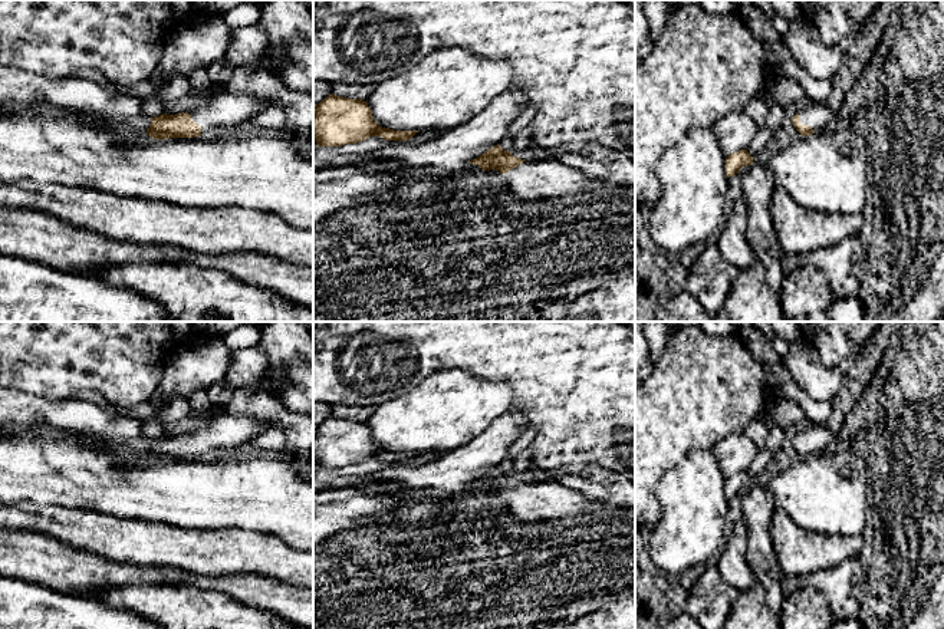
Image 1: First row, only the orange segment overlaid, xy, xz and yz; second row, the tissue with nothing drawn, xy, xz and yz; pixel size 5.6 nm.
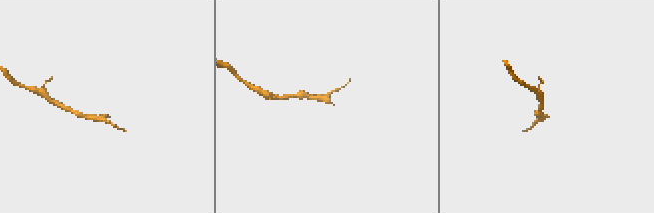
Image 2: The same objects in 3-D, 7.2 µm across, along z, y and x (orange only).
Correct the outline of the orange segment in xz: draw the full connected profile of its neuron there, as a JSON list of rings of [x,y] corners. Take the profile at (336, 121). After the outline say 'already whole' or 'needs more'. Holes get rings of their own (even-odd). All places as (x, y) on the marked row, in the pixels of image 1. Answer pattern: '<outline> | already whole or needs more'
[[[329,95],[313,108],[313,134],[318,146],[342,146],[362,142],[369,136],[387,141],[408,141],[418,131],[394,131],[379,126],[368,103]]] | already whole

